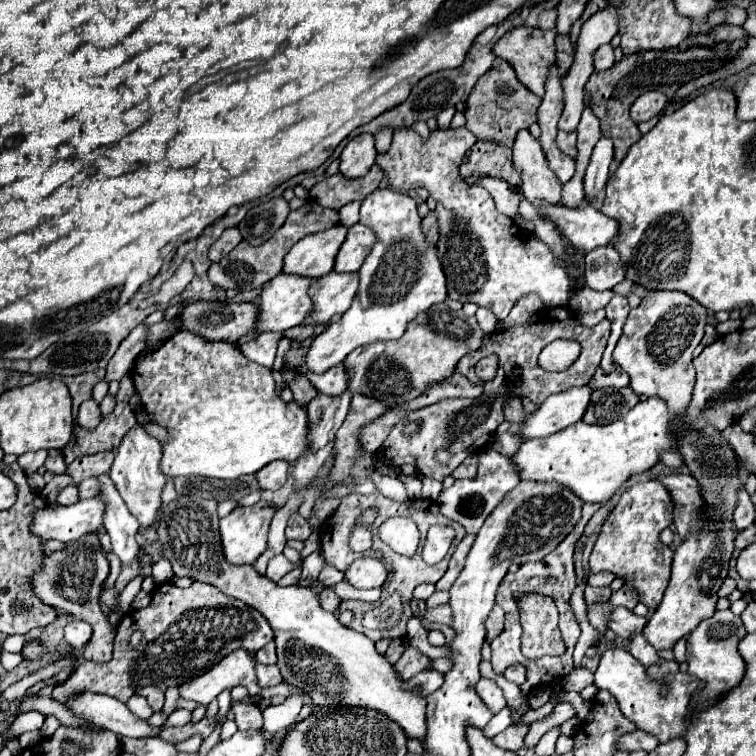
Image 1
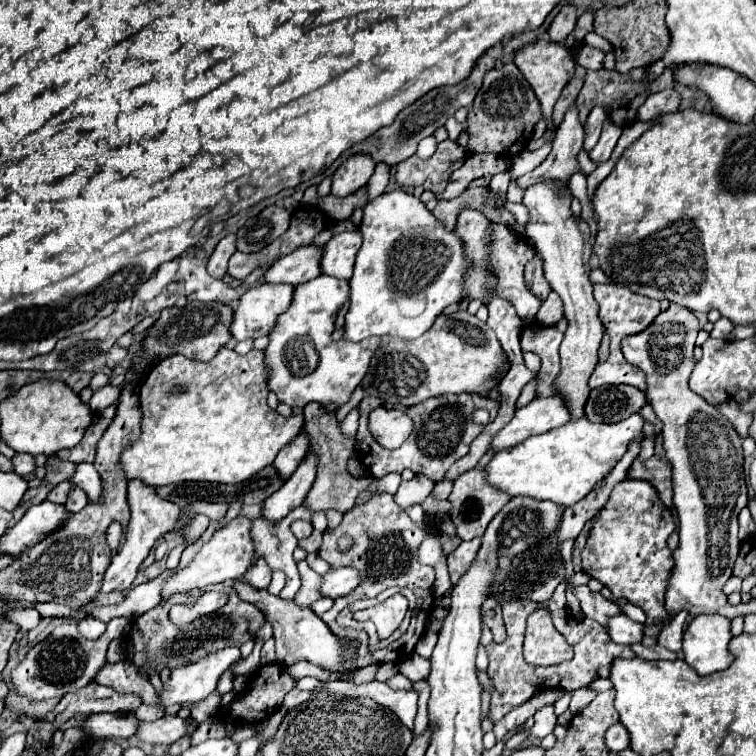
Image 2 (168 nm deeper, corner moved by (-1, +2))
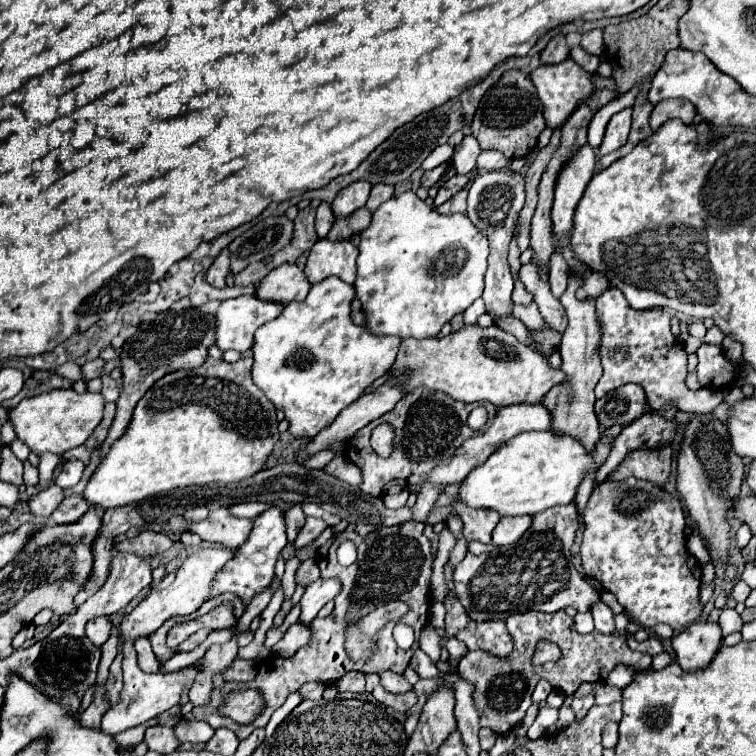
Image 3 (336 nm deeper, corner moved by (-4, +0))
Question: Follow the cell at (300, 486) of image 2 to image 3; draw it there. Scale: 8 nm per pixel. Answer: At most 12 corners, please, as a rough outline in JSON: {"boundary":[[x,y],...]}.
{"boundary":[[285,510],[255,518],[247,544],[217,574],[211,598],[245,606],[275,578],[287,544]]}

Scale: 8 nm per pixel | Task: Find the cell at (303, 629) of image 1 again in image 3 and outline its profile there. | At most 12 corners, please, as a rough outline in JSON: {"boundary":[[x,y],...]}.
{"boundary":[[295,622],[271,648],[281,658],[293,656],[311,642],[309,624]]}

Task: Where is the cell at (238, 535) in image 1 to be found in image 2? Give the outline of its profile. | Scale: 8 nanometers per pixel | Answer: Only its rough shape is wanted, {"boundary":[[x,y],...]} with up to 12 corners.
{"boundary":[[238,516],[166,578],[174,594],[242,578],[254,562],[248,518]]}

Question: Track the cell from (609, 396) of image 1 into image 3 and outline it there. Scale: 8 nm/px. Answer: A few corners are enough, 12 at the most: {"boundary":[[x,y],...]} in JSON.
{"boundary":[[625,384],[595,402],[603,428],[645,414],[645,392]]}

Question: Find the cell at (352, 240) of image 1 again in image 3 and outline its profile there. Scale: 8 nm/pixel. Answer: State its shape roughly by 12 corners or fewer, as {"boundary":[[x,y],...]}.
{"boundary":[[317,240],[305,274],[309,282],[337,276],[355,280],[357,246]]}

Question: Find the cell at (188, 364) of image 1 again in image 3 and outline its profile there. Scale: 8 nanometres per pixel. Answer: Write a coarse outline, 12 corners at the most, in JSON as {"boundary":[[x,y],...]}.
{"boundary":[[253,358],[159,378],[83,492],[109,510],[261,472]]}

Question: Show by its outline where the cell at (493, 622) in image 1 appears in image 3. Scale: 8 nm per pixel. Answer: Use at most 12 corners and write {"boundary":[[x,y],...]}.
{"boundary":[[471,620],[457,638],[471,650],[507,656],[504,621]]}

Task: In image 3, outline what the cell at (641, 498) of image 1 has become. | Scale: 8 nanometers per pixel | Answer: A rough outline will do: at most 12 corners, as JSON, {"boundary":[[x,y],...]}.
{"boundary":[[597,486],[581,560],[643,628],[701,614],[677,496]]}

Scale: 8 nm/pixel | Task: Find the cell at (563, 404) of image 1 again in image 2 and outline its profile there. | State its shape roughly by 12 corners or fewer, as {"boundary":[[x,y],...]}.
{"boundary":[[560,396],[516,410],[488,450],[504,450],[572,416]]}

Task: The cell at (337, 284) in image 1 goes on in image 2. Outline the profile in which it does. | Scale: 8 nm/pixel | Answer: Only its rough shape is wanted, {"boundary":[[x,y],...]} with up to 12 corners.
{"boundary":[[346,280],[294,288],[264,350],[282,404],[342,406],[380,338],[332,340]]}

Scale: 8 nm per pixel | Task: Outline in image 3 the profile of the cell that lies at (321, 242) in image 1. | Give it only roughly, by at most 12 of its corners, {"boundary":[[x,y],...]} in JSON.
{"boundary":[[281,264],[261,280],[261,300],[303,300],[311,282],[297,264]]}

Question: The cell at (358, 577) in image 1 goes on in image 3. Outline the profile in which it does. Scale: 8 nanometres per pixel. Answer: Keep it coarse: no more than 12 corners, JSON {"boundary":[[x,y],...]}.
{"boundary":[[319,578],[305,588],[301,622],[309,624],[325,602],[341,592],[337,578]]}

